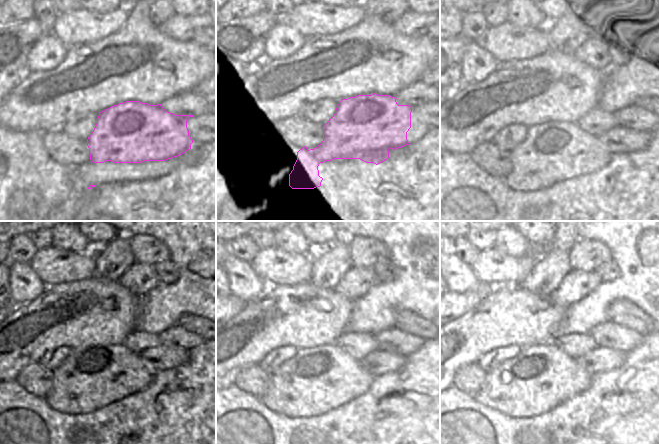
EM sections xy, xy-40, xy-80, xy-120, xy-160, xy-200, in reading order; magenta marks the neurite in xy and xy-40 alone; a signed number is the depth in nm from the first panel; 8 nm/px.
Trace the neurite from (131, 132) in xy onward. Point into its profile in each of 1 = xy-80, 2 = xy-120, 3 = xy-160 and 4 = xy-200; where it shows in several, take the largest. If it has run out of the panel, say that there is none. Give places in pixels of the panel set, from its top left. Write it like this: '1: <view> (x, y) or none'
1: xy-80 (555, 151)
2: xy-120 (90, 379)
3: xy-160 (313, 381)
4: xy-200 (541, 377)

